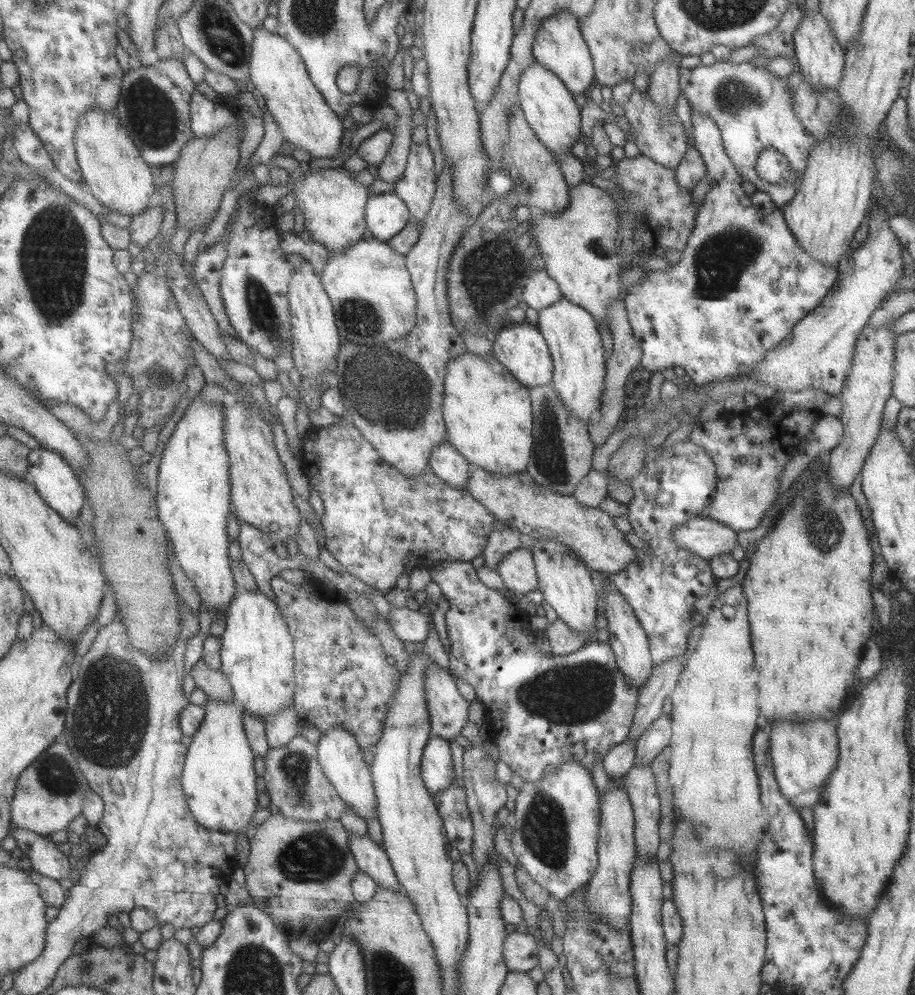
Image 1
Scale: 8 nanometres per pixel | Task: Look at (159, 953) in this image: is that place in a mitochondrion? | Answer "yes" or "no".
no

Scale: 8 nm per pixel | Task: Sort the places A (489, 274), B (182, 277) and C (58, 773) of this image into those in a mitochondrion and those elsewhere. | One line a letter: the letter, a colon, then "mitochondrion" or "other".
A: mitochondrion
B: other
C: mitochondrion

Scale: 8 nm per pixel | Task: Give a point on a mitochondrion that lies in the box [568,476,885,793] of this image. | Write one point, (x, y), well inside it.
(825, 531)

